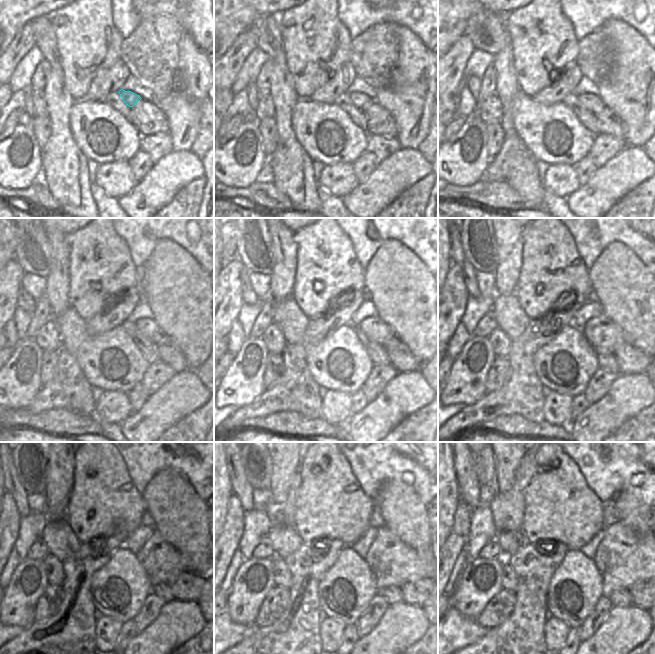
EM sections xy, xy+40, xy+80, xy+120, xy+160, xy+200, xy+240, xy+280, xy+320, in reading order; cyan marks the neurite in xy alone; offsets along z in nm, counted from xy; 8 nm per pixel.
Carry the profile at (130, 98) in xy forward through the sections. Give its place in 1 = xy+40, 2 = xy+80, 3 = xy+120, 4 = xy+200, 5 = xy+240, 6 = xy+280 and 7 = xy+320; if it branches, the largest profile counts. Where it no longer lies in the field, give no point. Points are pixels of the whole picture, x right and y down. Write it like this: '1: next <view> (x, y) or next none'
1: next xy+40 (362, 101)
2: next xy+80 (593, 103)
3: next xy+120 (148, 327)
4: next xy+200 (604, 336)
5: next xy+240 (163, 563)
6: next xy+280 (392, 562)
7: next xy+320 (623, 557)

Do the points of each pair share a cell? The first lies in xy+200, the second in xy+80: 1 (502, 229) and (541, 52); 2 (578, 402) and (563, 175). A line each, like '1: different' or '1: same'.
1: different
2: different

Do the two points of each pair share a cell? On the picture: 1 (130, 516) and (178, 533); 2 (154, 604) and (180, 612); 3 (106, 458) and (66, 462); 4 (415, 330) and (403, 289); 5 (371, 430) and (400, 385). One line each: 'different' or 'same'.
1: different
2: different
3: different
4: same
5: same

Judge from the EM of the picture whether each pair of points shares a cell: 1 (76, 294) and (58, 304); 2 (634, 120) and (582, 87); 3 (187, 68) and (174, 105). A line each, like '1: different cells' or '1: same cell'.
1: different cells
2: different cells
3: same cell

